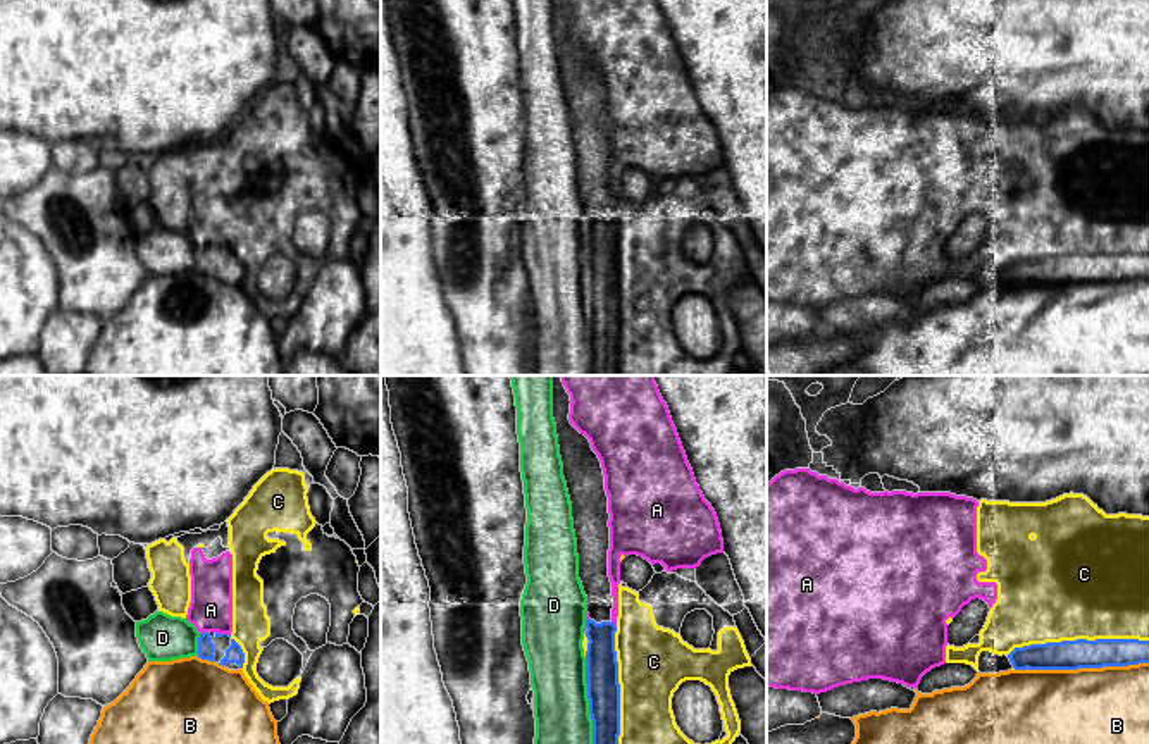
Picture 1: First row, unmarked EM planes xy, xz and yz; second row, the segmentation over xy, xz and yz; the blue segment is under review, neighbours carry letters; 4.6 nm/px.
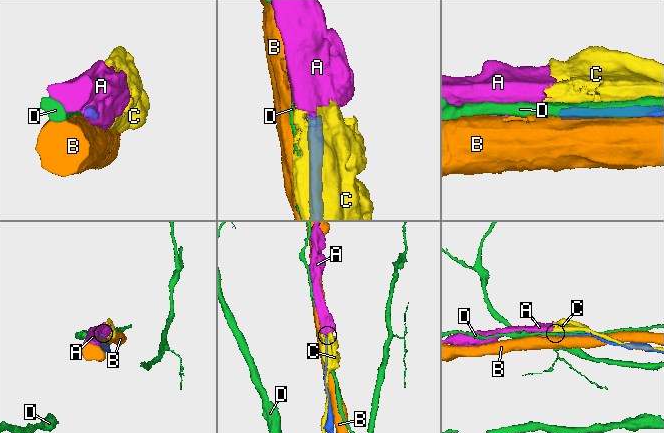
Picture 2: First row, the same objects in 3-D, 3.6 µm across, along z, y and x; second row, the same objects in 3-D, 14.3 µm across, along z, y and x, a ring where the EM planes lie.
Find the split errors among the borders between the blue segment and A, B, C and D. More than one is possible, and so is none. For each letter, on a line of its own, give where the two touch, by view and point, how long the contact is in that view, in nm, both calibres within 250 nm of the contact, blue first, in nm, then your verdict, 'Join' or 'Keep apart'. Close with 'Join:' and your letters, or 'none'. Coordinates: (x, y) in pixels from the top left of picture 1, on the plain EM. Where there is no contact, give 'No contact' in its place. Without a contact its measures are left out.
A: Touches blue at xy (204, 247). Shared border 40 nm. Thickness 80 nm (blue) against 200 nm. Keep apart
B: Touches blue at yz (1080, 281). Shared border 650 nm. Thickness 140 nm (blue) against 480 nm. Keep apart
C: Touches blue at yz (1077, 254). Shared border 650 nm. Thickness 140 nm (blue) against 500 nm. Keep apart
D: Touches blue at xz (590, 322). Shared border 480 nm. Thickness 160 nm (blue) against 280 nm. Keep apart
Join: none

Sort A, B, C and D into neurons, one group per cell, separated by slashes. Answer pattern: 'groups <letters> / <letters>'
groups A C / B / D

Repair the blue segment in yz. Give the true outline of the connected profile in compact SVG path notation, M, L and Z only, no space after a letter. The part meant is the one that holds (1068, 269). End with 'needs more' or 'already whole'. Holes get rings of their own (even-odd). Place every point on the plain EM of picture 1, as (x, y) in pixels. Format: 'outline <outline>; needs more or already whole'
outline M1077 253L1015 262L1008 270L982 265L980 288L1015 284L1078 284L1149 277L1149 255Z; needs more

